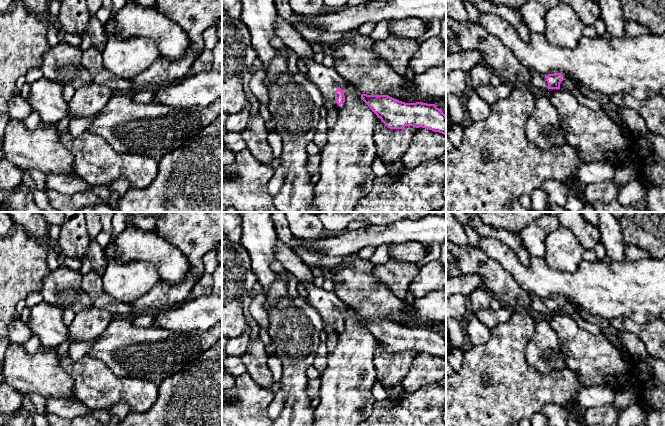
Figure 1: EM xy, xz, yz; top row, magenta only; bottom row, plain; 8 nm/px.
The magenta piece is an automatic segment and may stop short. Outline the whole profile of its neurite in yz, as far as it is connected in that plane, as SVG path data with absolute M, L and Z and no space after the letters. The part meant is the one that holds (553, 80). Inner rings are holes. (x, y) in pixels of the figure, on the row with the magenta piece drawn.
M530 70L531 85L540 89L560 89L560 83L563 75L560 72L551 72L548 75L542 75L534 70Z

